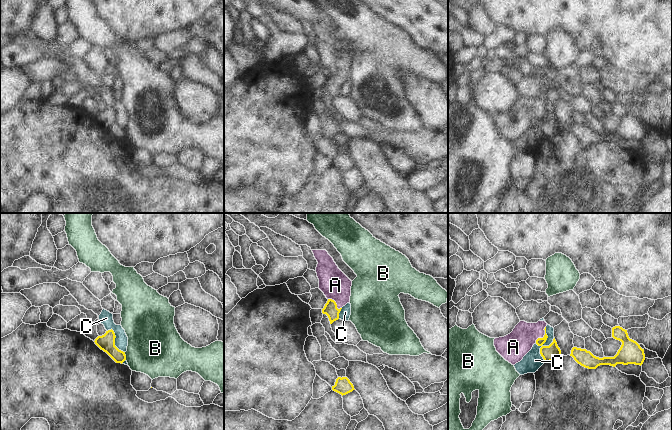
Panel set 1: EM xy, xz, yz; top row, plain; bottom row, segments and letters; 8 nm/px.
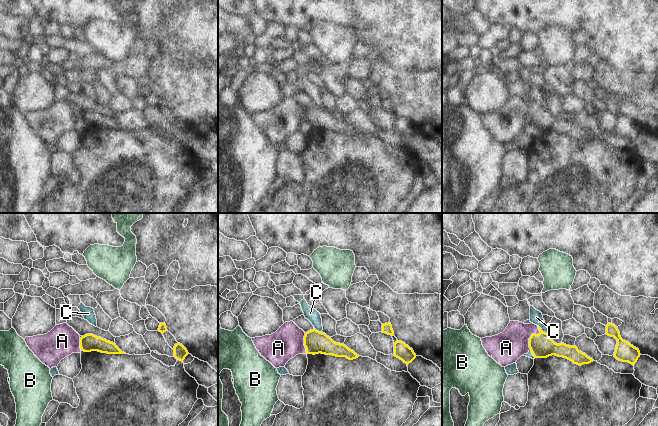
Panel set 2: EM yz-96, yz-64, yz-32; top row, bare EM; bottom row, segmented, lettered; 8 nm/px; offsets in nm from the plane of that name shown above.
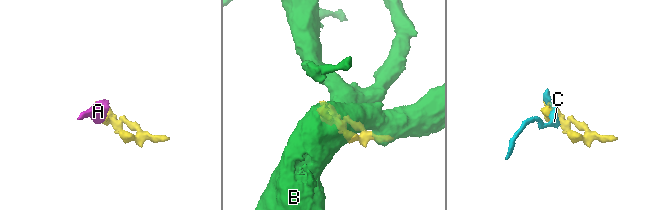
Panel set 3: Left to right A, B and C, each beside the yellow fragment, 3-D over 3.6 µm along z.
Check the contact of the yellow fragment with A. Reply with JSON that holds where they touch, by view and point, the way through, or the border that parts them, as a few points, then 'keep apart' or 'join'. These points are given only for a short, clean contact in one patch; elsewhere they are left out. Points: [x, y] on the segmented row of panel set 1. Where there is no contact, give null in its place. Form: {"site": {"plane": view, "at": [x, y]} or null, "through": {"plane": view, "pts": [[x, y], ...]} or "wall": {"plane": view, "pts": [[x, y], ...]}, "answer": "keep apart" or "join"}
{"site": {"plane": "yz", "at": [544, 336]}, "through": {"plane": "yz", "pts": [[549, 353], [541, 345], [544, 336], [525, 336], [519, 342]]}, "answer": "join"}

